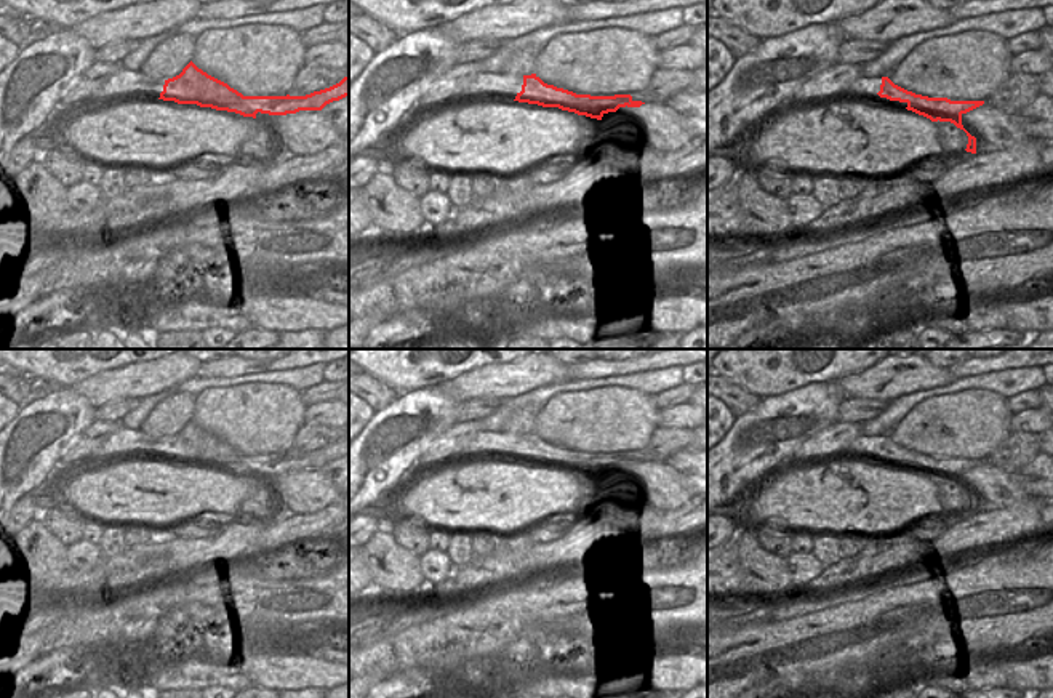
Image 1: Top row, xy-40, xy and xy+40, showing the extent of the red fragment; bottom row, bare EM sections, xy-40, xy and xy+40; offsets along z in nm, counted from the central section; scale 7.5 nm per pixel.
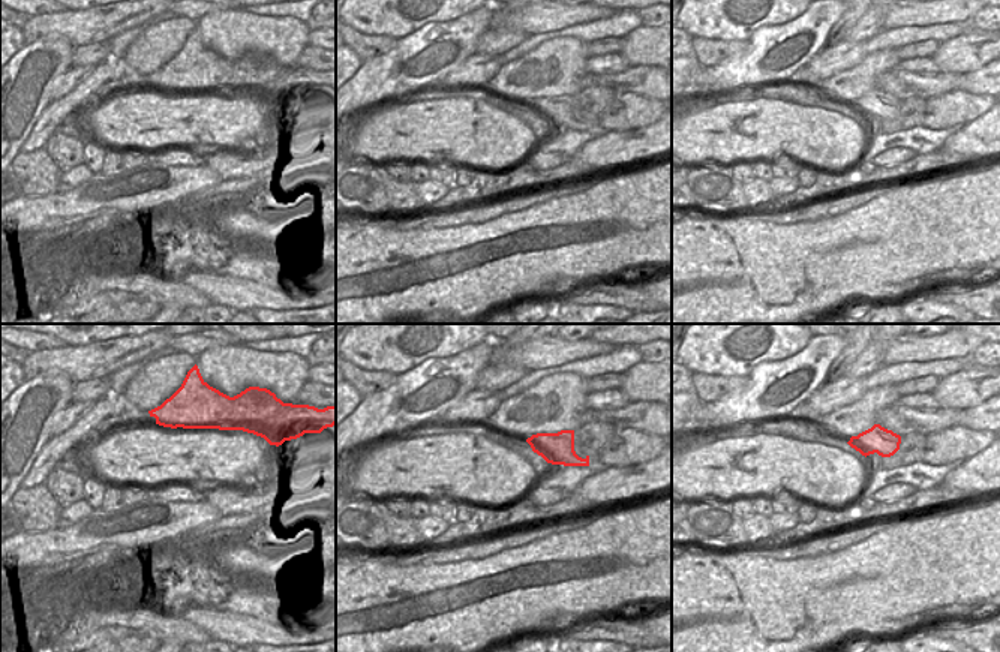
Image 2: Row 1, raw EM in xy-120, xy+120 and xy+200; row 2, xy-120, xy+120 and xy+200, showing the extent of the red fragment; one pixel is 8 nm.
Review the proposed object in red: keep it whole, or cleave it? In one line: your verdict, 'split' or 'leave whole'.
split

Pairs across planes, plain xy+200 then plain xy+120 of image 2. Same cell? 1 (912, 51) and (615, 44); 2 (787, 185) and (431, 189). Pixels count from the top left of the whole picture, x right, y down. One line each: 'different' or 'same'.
1: same
2: same

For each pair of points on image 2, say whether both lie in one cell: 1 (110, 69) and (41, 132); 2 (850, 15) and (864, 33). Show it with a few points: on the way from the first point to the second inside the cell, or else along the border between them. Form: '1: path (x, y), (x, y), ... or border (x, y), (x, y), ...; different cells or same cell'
1: path (93, 84), (57, 116); same cell
2: border (864, 15), (843, 39); different cells

